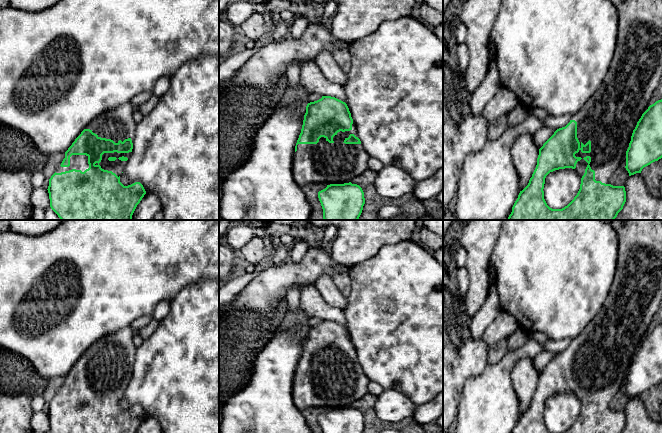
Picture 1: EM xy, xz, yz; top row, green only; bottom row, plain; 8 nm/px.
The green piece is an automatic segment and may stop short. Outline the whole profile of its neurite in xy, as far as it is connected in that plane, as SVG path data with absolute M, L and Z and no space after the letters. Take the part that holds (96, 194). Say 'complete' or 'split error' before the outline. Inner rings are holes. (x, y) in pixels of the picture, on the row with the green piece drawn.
split error; M128 102L124 105L117 106L115 109L111 109L100 114L87 125L87 127L81 132L81 134L65 152L65 158L63 159L61 165L57 168L56 172L49 179L49 186L47 189L49 193L50 207L61 220L132 220L132 215L137 205L146 194L146 191L140 182L135 182L128 186L124 186L120 182L120 175L123 173L127 160L130 157L133 149L133 141L137 127L137 123L133 118L134 110L135 108L131 102Z

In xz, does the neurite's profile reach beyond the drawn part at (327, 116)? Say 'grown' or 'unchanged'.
grown

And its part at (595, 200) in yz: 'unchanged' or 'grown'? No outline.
grown

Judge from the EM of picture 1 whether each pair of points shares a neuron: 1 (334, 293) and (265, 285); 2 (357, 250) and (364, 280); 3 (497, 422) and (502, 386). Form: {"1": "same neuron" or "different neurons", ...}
{"1": "different neurons", "2": "different neurons", "3": "same neuron"}

